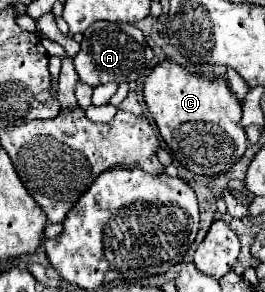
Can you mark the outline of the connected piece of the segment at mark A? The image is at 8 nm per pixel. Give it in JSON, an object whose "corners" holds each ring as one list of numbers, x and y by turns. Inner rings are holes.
{"corners":[[94,22,82,40,82,50,74,58,76,72,82,82,94,86,106,82,138,82,144,80,154,68,154,50,148,46,142,30,134,24,114,24,114,22]]}

